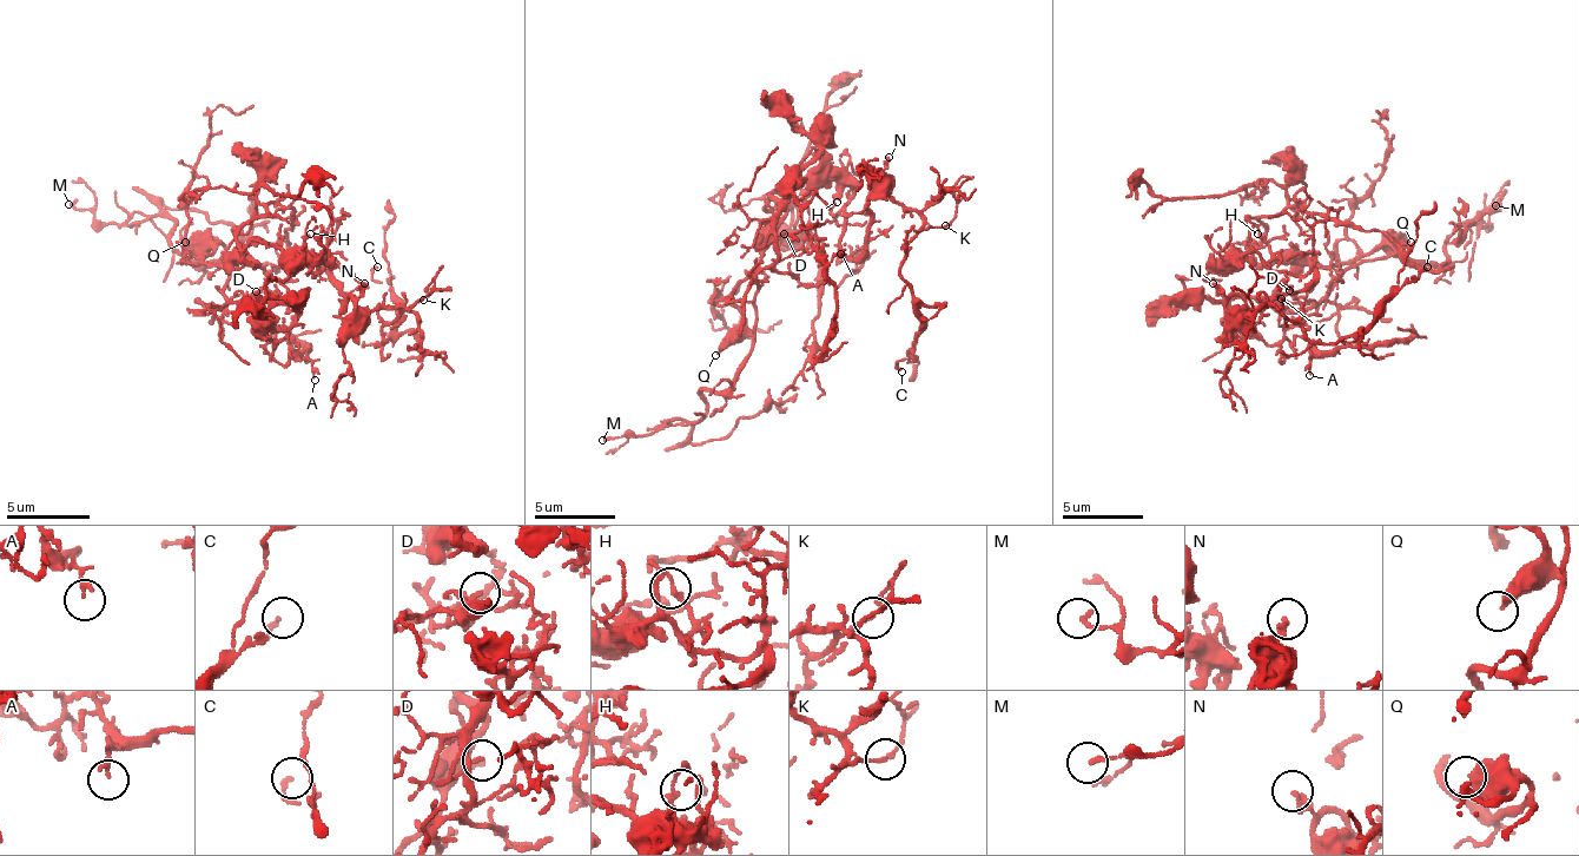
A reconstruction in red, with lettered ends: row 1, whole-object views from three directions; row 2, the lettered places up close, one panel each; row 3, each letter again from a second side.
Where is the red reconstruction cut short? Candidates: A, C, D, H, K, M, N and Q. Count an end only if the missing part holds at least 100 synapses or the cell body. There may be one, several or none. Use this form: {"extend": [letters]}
{"extend": []}

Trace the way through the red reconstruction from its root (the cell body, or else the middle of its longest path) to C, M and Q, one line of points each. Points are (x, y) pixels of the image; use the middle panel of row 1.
C: (784, 190), (840, 202), (849, 258), (869, 242), (873, 197), (922, 218), (902, 267), (922, 335), (902, 371)
M: (784, 190), (772, 197), (767, 250), (735, 290), (752, 335), (739, 375), (699, 392), (695, 420), (602, 440)
Q: (784, 190), (772, 197), (772, 238), (760, 267), (735, 290), (735, 307), (744, 323), (715, 355)

